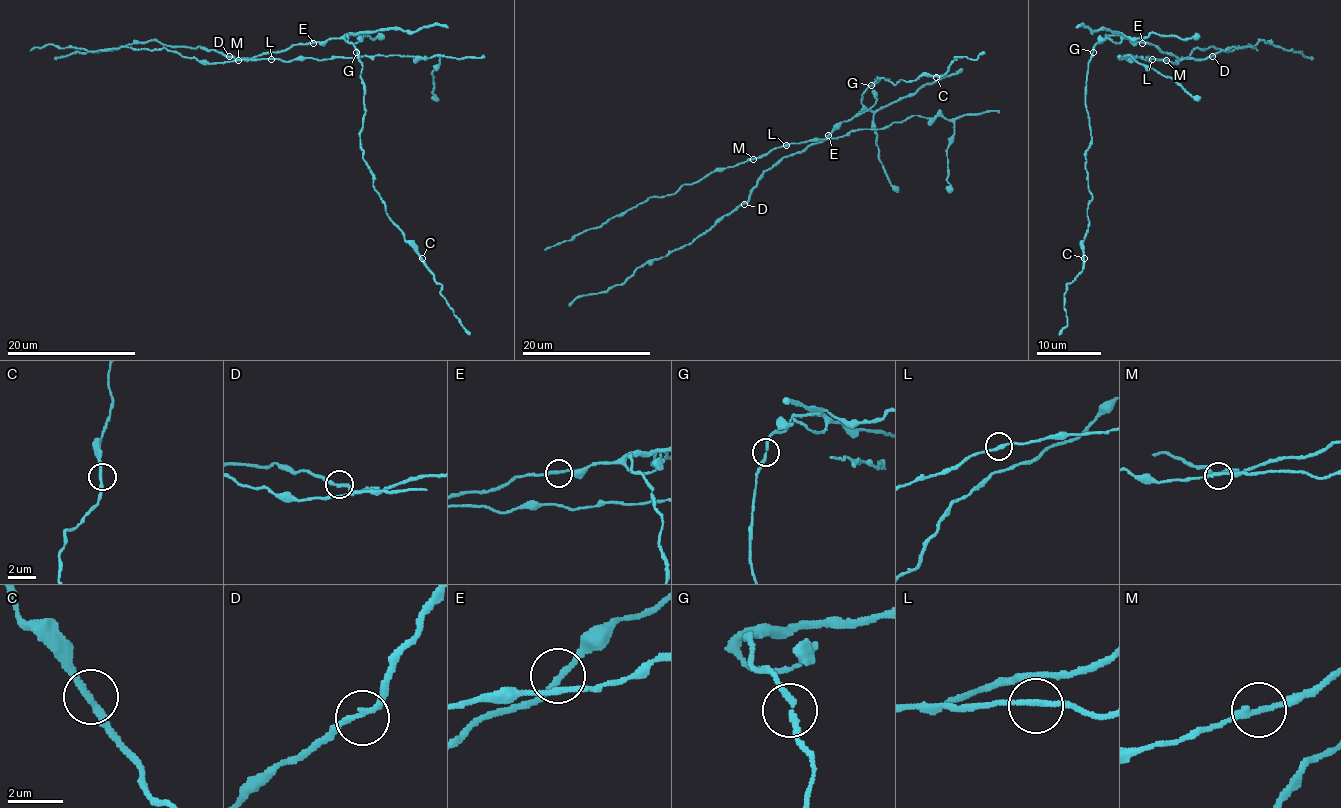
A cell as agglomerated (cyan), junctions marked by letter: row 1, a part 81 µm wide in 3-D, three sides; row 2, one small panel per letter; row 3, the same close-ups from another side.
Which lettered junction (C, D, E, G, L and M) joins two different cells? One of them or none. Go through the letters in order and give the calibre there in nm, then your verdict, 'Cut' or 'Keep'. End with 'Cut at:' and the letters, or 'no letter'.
C: Thickness 220 nm. Keep
D: Thickness 220 nm. Keep
E: Thickness 200 nm. Keep
G: Thickness 200 nm. Keep
L: Thickness 200 nm. Keep
M: Thickness 200 nm. Keep
Cut at: no letter

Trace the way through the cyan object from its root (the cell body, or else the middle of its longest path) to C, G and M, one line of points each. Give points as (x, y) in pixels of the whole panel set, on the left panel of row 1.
C: (344, 35), (347, 33), (362, 64), (363, 161), (388, 218), (422, 258)
G: (344, 35), (347, 33), (347, 40), (357, 53)
M: (344, 35), (323, 41), (297, 43), (273, 58), (239, 61)

